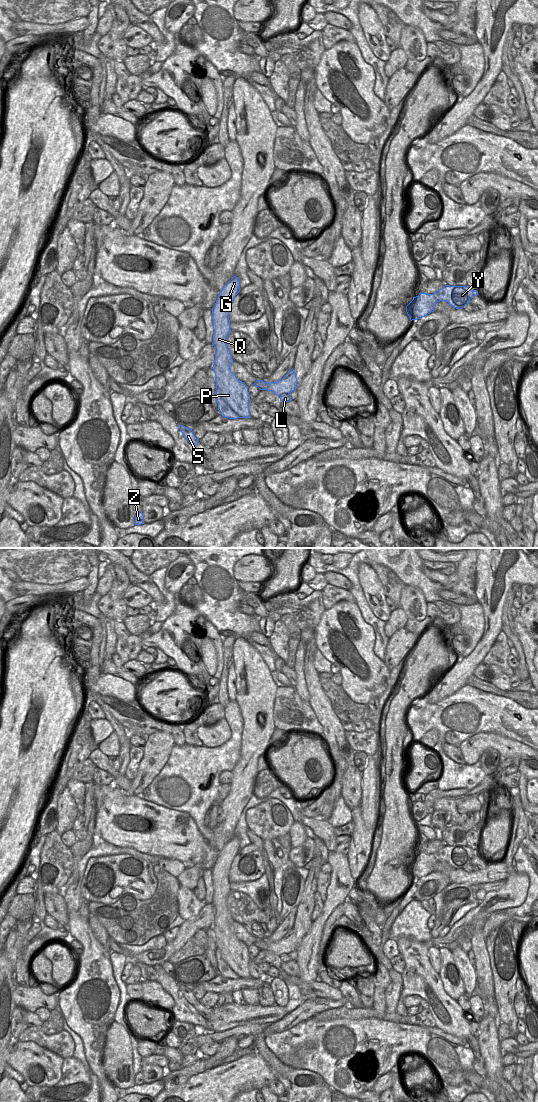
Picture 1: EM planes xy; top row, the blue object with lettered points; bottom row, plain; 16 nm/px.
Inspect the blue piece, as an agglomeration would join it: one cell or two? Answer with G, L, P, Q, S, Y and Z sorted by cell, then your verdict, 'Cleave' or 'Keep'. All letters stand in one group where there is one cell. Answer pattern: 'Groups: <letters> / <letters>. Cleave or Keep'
Groups: G P Q / L S Y Z. Cleave

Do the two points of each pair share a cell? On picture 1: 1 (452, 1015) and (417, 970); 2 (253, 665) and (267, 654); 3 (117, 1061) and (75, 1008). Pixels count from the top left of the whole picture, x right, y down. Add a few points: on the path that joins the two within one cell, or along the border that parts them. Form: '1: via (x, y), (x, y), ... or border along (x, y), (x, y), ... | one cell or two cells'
1: via (441, 1004), (441, 1001), (425, 981) | one cell
2: border along (249, 643), (259, 653), (270, 672) | two cells
3: border along (111, 1022), (106, 1032), (103, 1049), (103, 1068) | two cells

